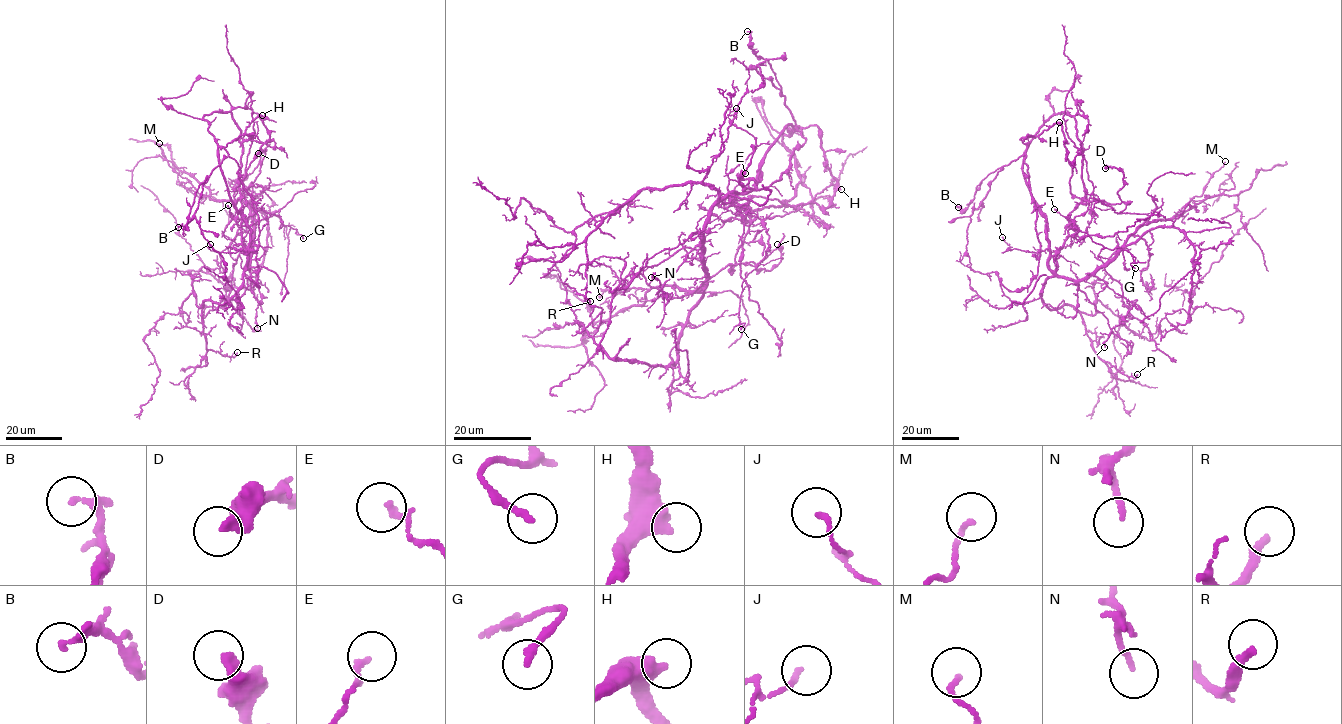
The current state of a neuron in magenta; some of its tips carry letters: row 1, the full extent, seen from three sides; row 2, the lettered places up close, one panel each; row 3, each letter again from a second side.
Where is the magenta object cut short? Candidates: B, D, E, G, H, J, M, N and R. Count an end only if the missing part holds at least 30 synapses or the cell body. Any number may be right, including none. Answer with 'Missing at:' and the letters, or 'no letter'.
Missing at: no letter

